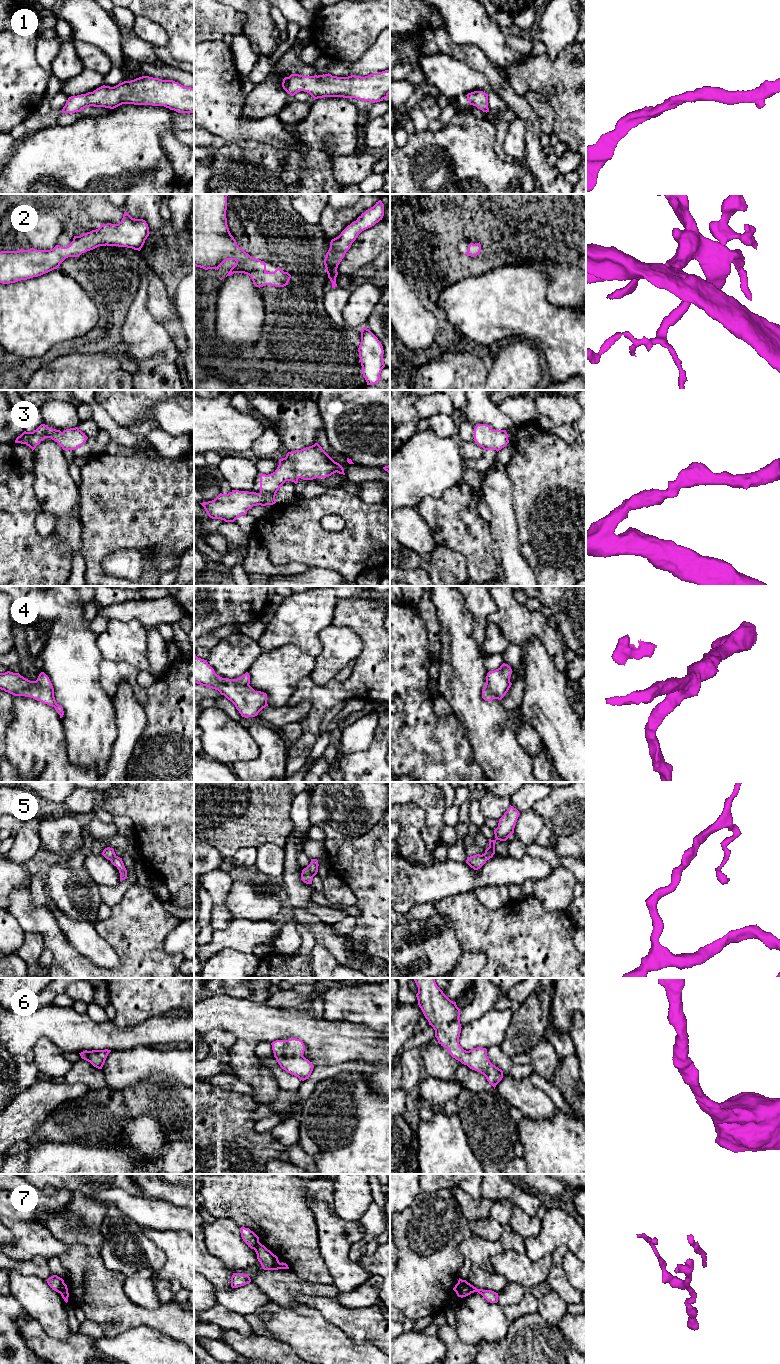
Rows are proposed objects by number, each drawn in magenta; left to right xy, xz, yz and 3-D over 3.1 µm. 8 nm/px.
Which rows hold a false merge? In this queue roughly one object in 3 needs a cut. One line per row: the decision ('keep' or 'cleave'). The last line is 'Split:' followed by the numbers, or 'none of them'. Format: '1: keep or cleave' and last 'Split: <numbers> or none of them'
1: keep
2: keep
3: keep
4: keep
5: keep
6: keep
7: cleave
Split: 7

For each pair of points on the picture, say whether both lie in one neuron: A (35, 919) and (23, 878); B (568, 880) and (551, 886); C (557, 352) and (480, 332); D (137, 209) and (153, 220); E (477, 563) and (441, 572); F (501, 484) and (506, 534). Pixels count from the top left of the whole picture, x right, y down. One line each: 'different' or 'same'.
A: different
B: same
C: same
D: same
E: different
F: same

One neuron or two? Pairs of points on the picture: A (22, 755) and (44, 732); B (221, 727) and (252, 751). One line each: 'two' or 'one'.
A: one
B: one

